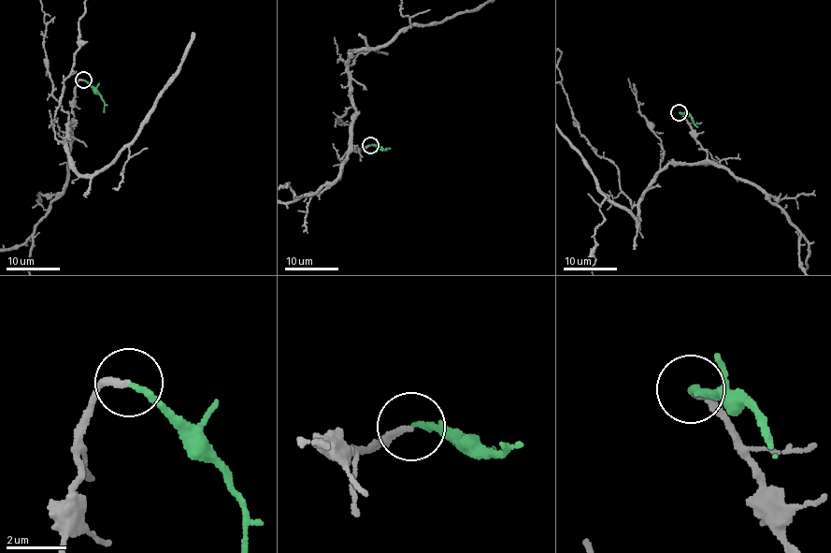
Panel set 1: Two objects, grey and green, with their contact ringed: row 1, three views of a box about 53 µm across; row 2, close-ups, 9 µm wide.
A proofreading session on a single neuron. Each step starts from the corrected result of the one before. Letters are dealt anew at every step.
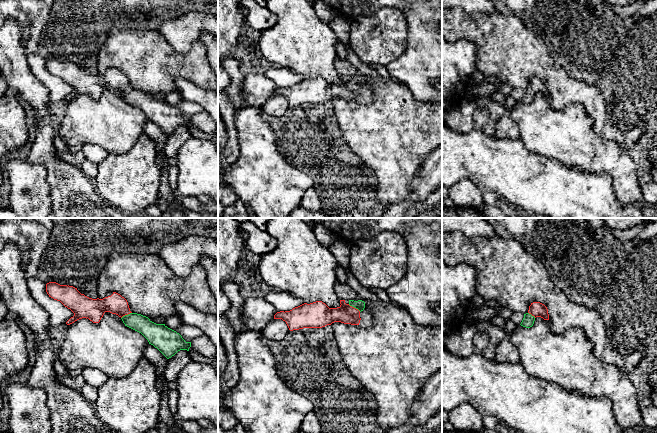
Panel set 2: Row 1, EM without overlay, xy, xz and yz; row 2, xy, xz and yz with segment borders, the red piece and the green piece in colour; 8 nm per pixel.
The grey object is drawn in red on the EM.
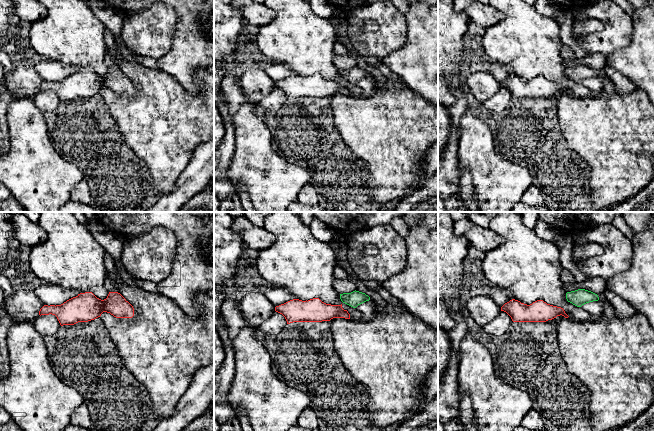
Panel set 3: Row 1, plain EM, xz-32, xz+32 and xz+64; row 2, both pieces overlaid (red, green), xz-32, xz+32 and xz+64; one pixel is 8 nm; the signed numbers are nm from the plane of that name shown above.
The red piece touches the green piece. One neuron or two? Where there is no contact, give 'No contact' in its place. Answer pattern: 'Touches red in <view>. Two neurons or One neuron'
Touches red in xz. One neuron

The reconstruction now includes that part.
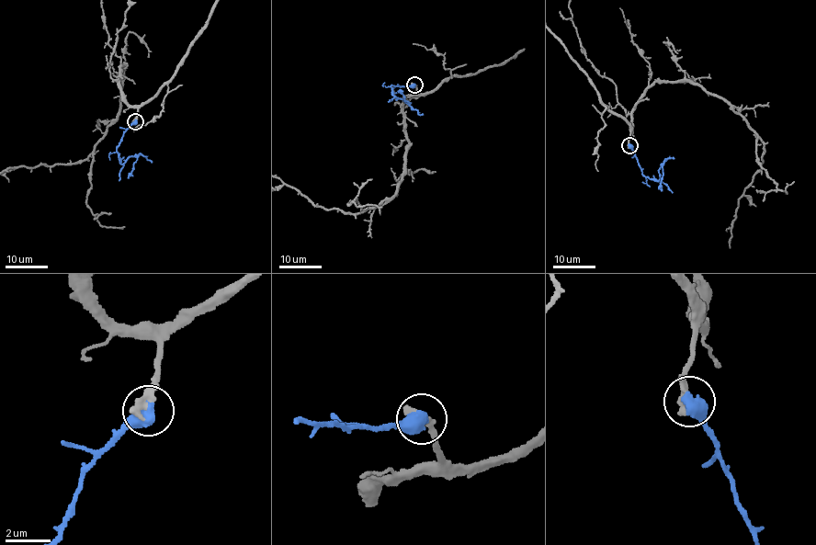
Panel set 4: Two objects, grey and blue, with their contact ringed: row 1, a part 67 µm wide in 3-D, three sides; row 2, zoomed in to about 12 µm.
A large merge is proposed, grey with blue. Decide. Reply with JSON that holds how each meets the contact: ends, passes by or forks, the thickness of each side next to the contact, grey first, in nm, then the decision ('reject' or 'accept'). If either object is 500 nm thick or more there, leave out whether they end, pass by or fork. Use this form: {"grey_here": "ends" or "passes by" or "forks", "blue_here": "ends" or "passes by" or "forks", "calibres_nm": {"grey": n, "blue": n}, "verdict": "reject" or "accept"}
{"calibres_nm": {"grey": 400, "blue": 650}, "verdict": "accept"}

